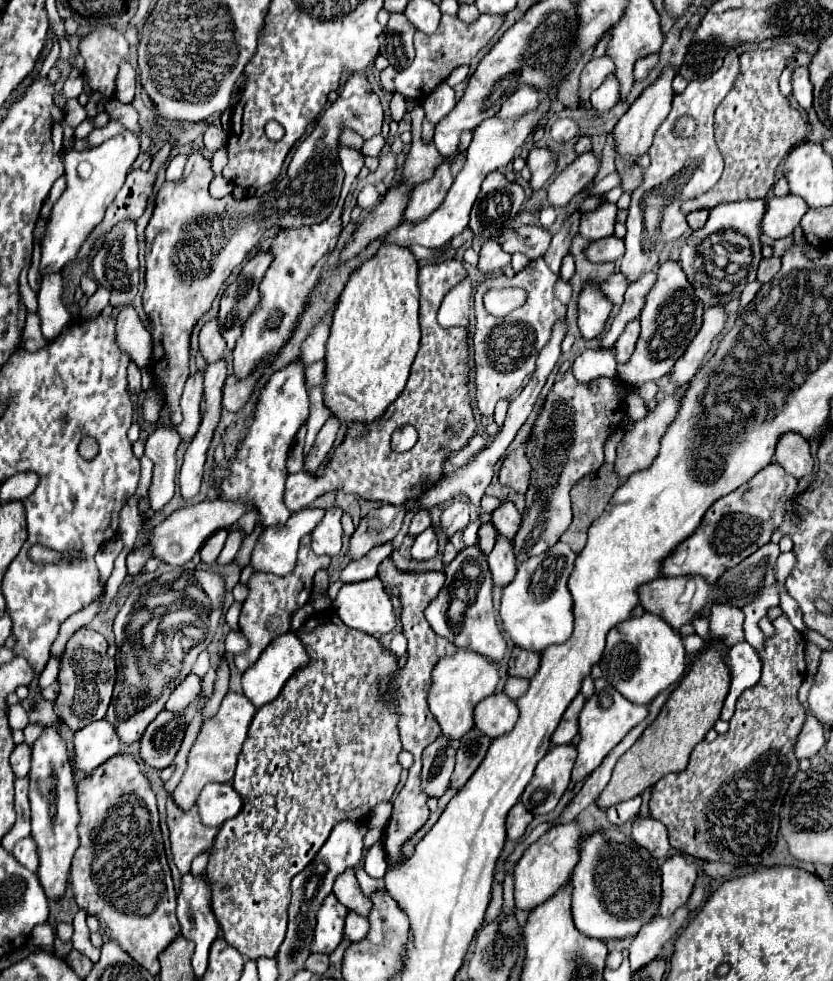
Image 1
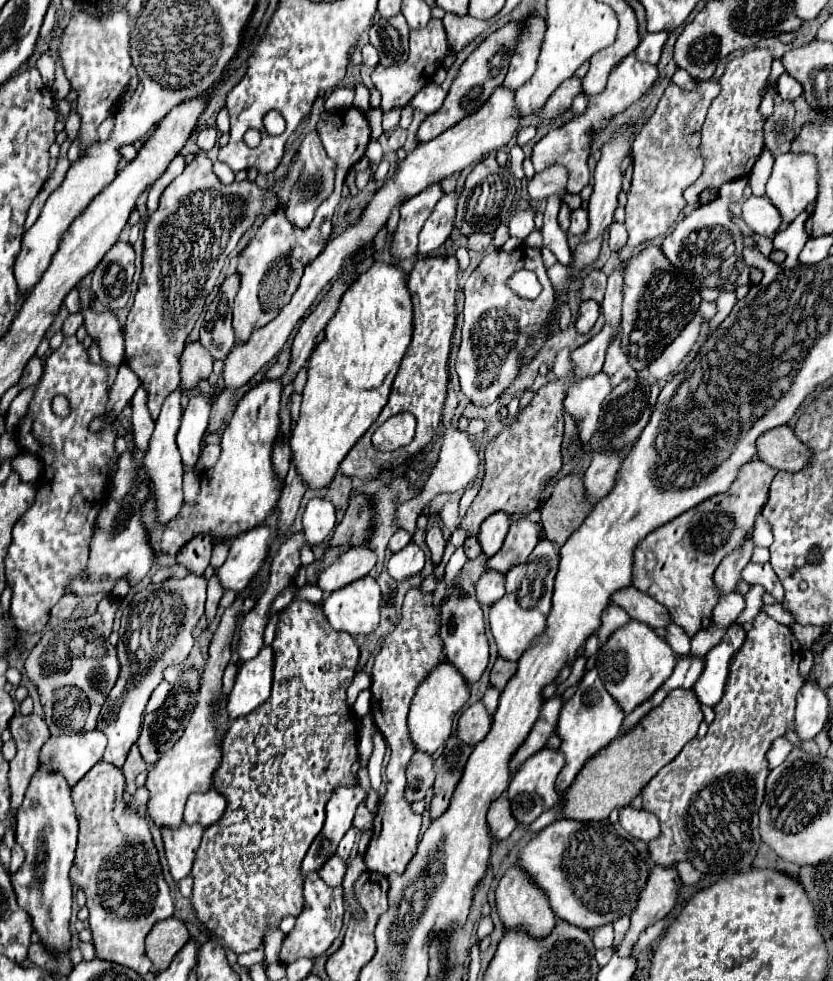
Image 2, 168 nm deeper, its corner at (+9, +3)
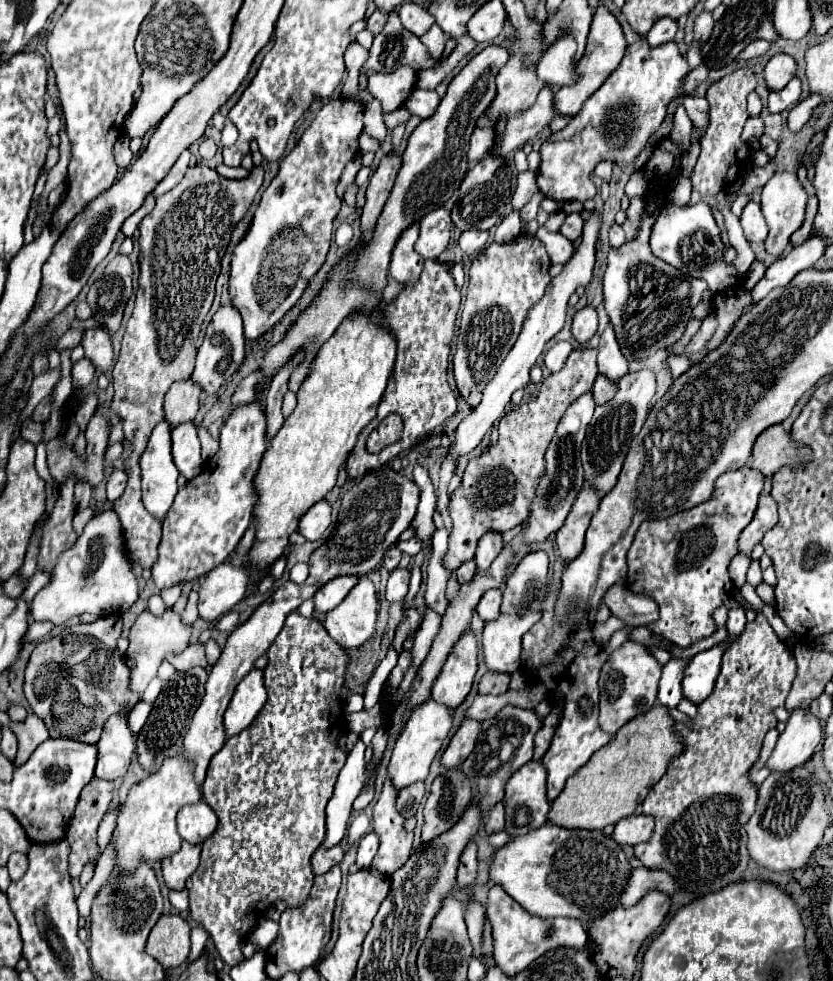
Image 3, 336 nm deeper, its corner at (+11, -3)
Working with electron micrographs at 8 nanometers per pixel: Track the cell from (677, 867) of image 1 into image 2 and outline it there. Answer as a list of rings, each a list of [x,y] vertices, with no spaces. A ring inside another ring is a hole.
[[[655,866],[649,874],[647,886],[643,888],[637,906],[633,908],[631,914],[631,926],[625,932],[625,938],[621,942],[621,946],[617,948],[619,956],[629,956],[639,934],[655,924],[657,920],[663,920],[675,906],[677,900],[677,888],[679,888],[681,880],[675,872],[675,868],[661,868]]]

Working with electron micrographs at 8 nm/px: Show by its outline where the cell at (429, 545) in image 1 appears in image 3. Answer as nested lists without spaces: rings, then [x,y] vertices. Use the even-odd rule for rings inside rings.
[[[397,566],[395,570],[391,570],[389,574],[389,580],[387,580],[387,592],[385,592],[385,598],[389,602],[401,602],[407,594],[407,584],[409,584],[409,568],[401,568]]]

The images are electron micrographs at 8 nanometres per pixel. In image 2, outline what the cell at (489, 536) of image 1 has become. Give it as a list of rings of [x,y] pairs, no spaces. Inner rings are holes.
[[[467,538],[463,548],[465,548],[465,554],[467,554],[467,560],[475,560],[481,554],[481,544],[479,544],[477,538]]]

